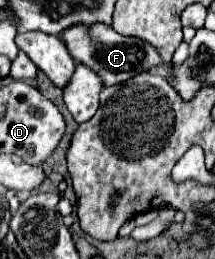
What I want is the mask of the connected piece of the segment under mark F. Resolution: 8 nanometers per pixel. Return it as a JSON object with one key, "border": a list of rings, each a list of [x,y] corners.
{"border":[[[98,23],[94,27],[70,27],[70,31],[64,31],[62,41],[66,43],[70,55],[76,61],[84,63],[86,67],[96,71],[104,79],[104,85],[124,83],[124,81],[132,79],[134,75],[150,71],[162,63],[158,51],[150,43],[136,39],[136,37],[120,35],[112,27],[106,27],[102,23]]]}

